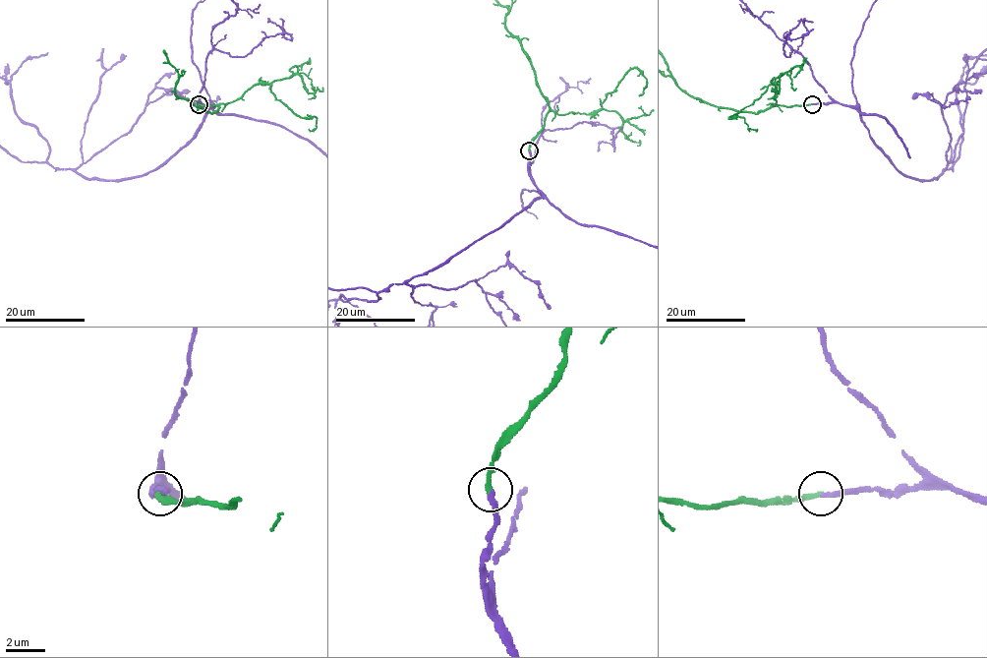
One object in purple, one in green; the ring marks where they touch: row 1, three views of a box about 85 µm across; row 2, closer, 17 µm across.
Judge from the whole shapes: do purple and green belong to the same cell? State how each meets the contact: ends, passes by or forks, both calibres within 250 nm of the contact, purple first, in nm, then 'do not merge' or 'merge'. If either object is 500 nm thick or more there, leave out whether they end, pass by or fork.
purple ends; green ends; calibres 260 and 280 nm; merge

